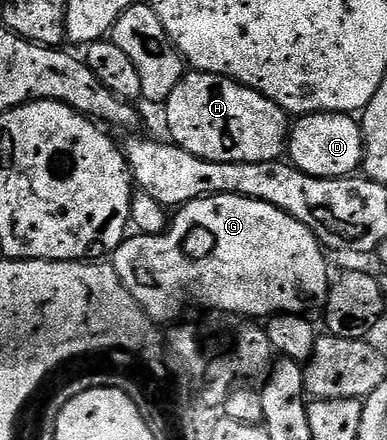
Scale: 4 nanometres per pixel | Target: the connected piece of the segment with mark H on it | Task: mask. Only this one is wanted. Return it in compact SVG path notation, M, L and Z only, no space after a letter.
M185 71L163 105L171 143L210 162L270 162L285 155L290 116L270 98L229 76Z

